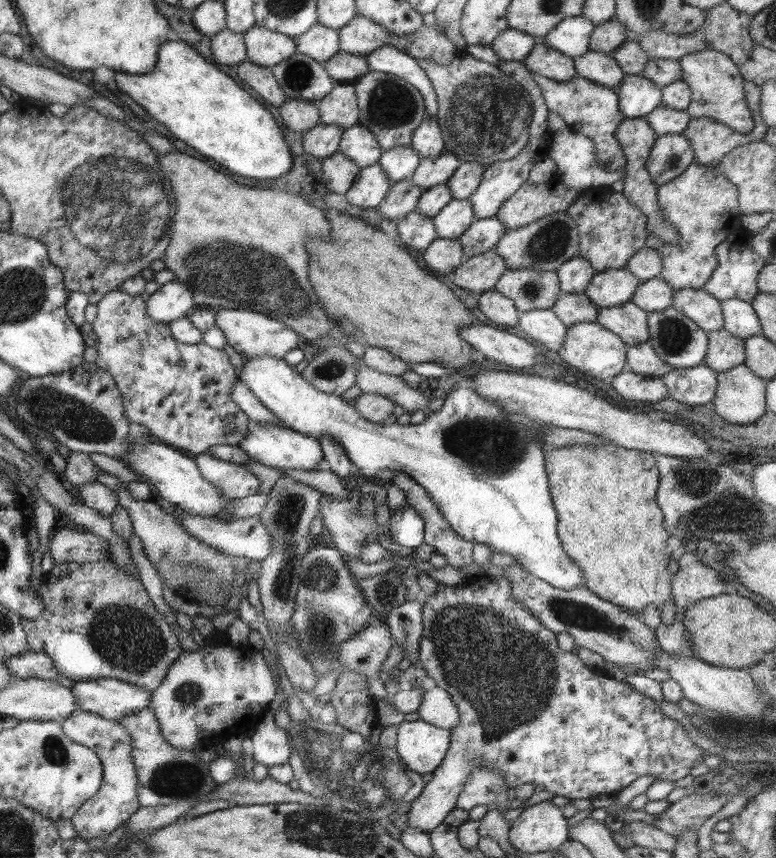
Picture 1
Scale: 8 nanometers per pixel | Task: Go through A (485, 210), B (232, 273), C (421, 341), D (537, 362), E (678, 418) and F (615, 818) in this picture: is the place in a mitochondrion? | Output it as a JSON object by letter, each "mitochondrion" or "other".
{"A":"other","B":"mitochondrion","C":"other","D":"other","E":"other","F":"other"}

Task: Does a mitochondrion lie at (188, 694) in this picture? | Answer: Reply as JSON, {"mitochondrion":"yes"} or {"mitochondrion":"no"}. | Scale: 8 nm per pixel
{"mitochondrion":"yes"}

